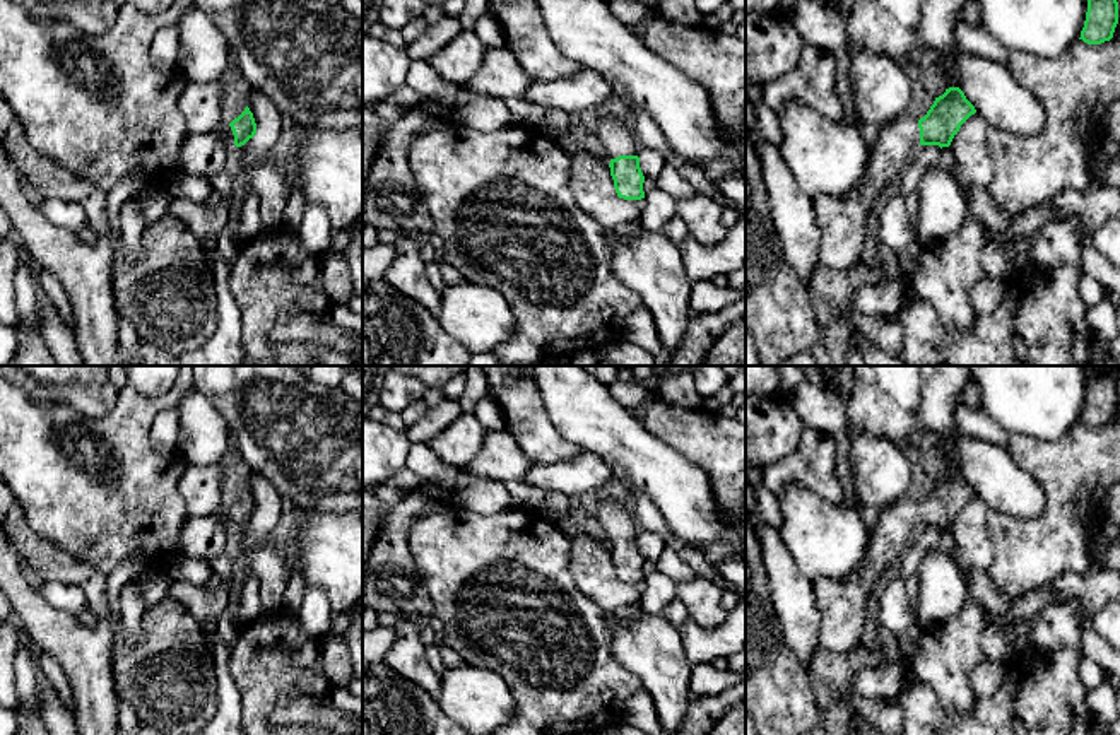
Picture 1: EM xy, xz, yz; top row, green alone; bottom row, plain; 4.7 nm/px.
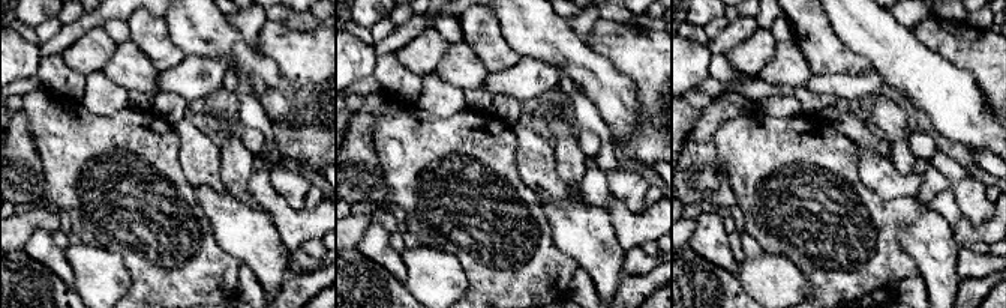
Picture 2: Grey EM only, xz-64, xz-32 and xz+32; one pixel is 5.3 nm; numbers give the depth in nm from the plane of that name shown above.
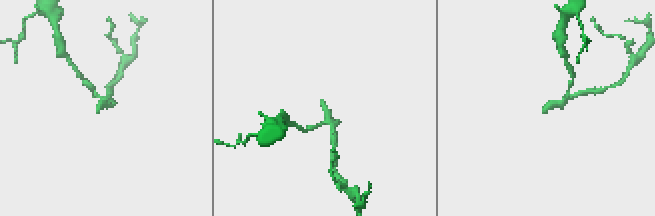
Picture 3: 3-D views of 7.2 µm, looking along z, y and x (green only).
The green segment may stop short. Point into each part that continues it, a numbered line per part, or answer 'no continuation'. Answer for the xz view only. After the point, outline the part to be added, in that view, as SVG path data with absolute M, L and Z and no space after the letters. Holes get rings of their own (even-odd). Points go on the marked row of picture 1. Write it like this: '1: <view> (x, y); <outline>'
1: xz (618, 139); M600 116L592 132L604 144L609 161L619 156L640 156L640 144L634 132L617 116Z

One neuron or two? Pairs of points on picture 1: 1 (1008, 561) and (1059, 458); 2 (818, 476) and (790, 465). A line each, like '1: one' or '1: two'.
1: one
2: one

